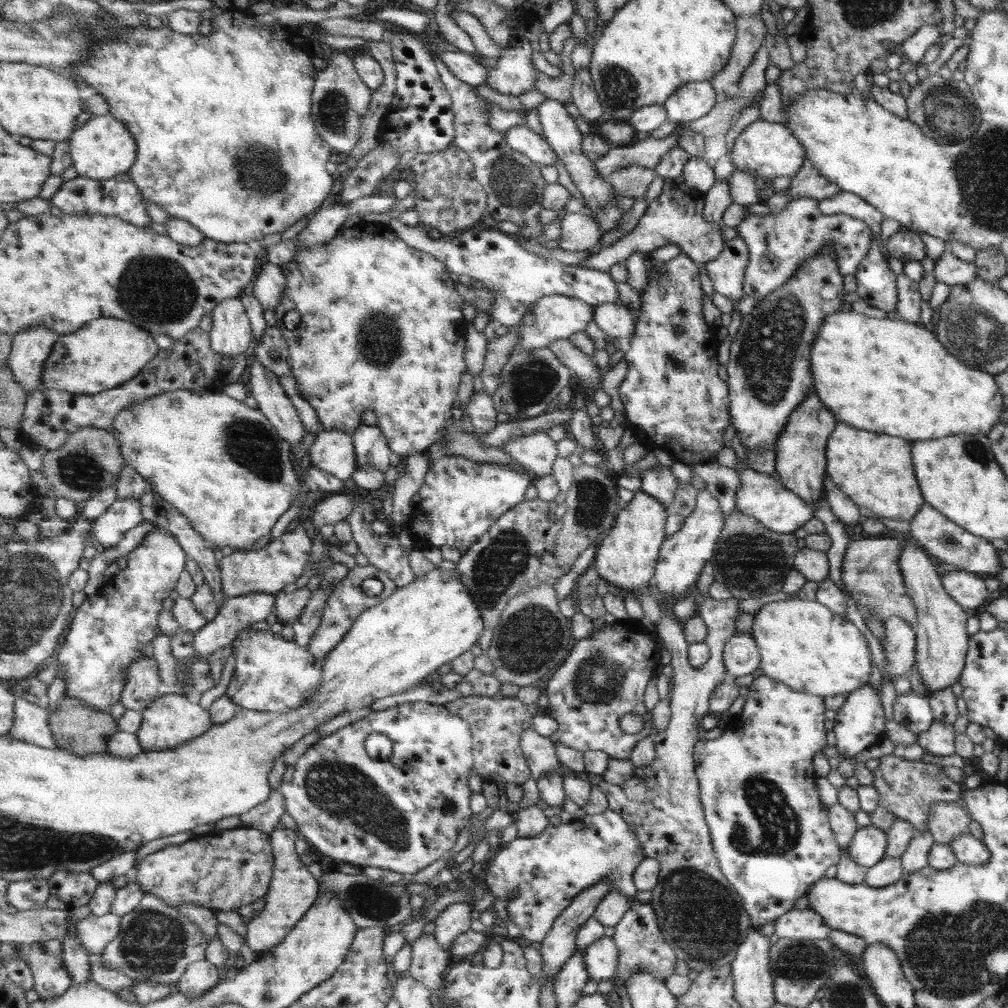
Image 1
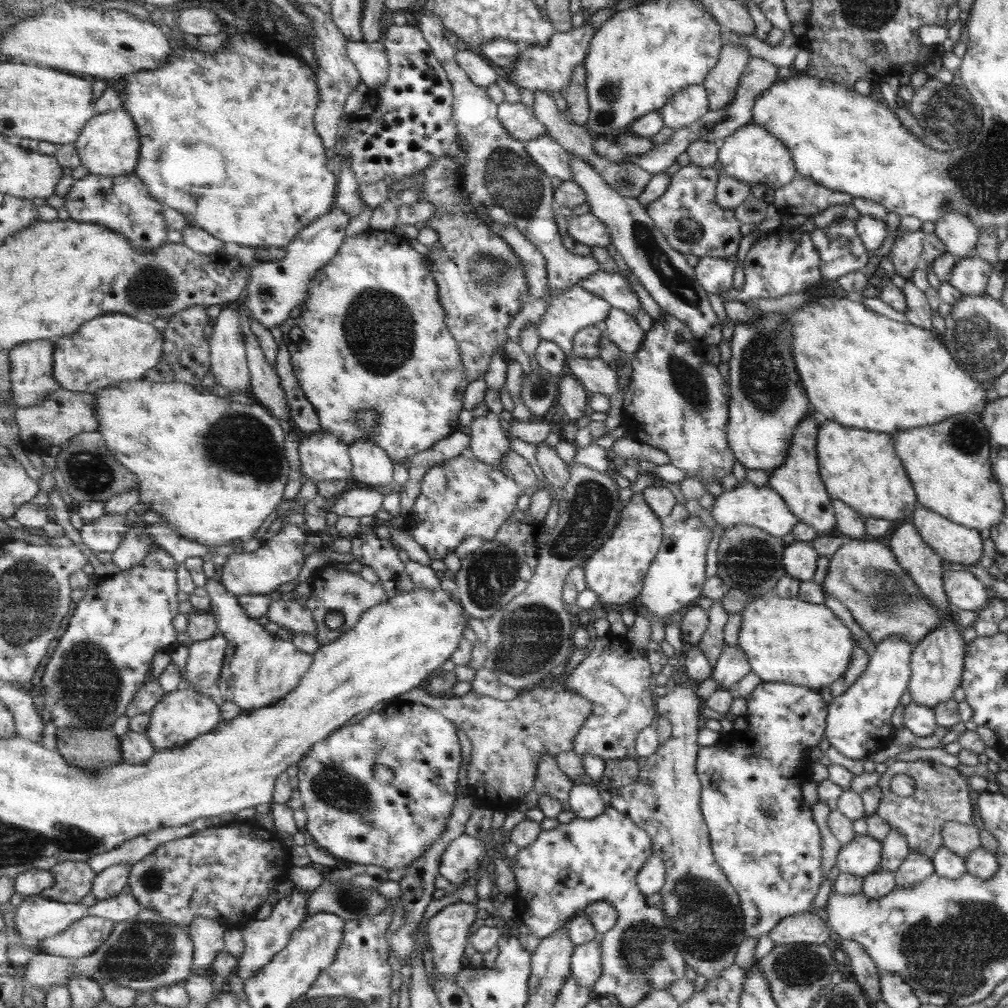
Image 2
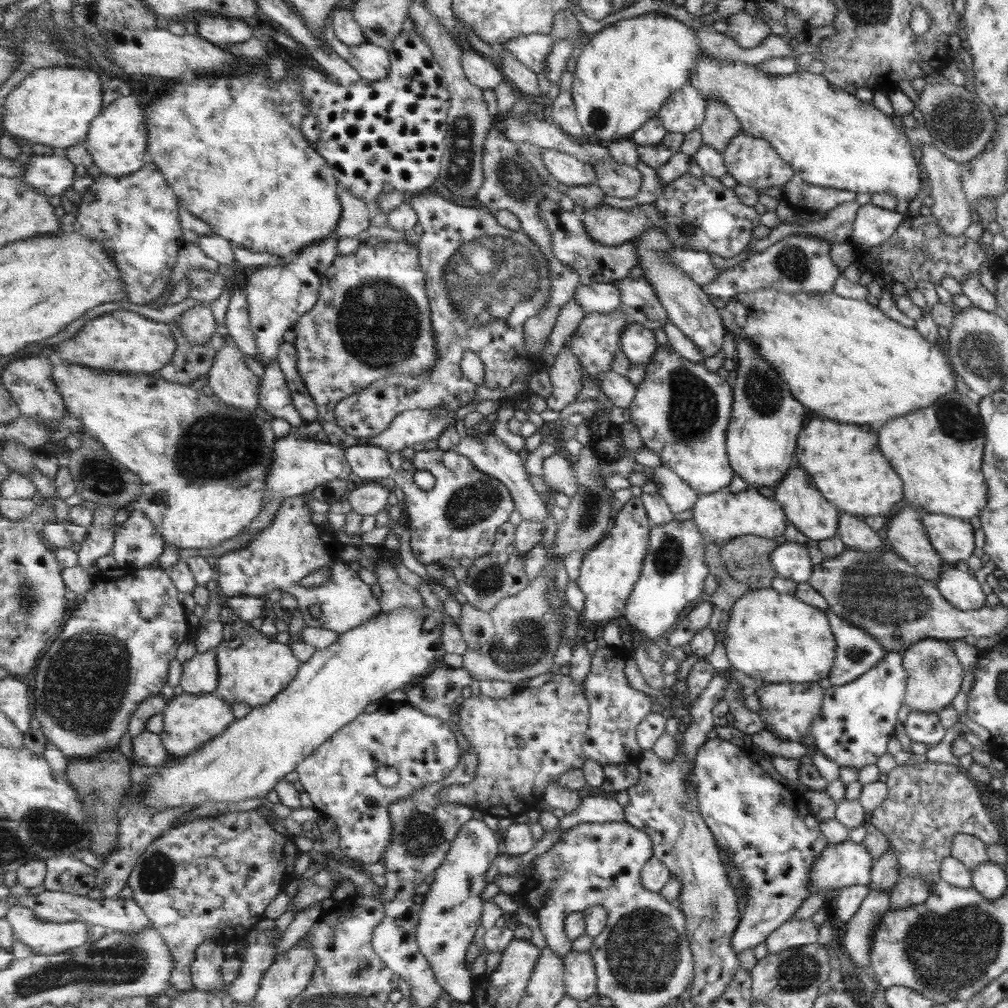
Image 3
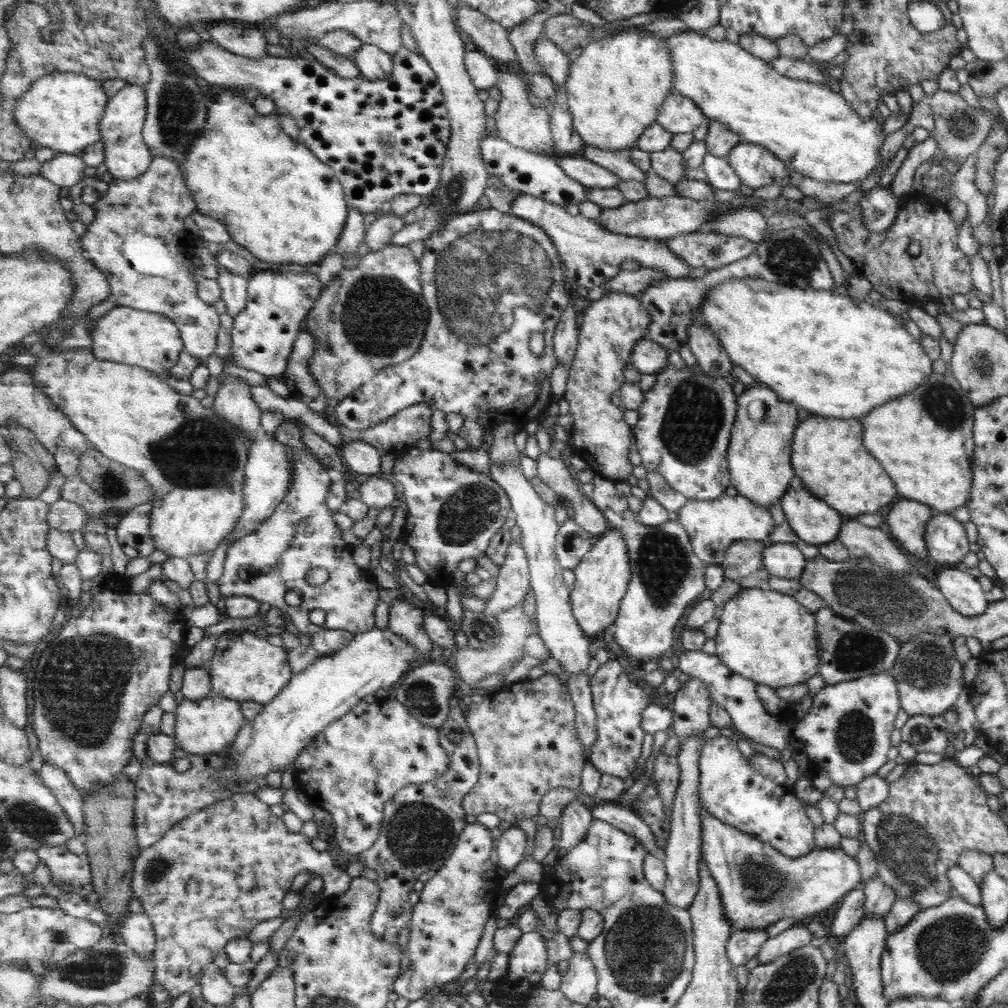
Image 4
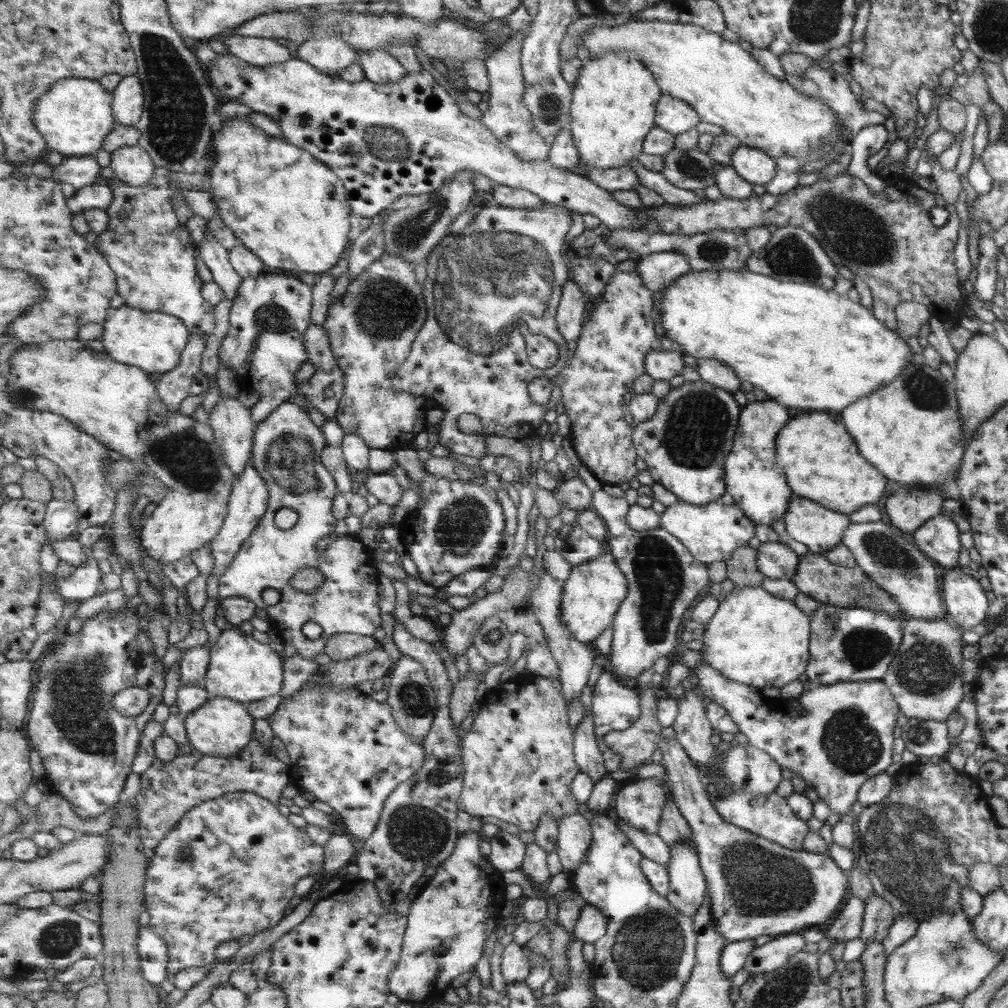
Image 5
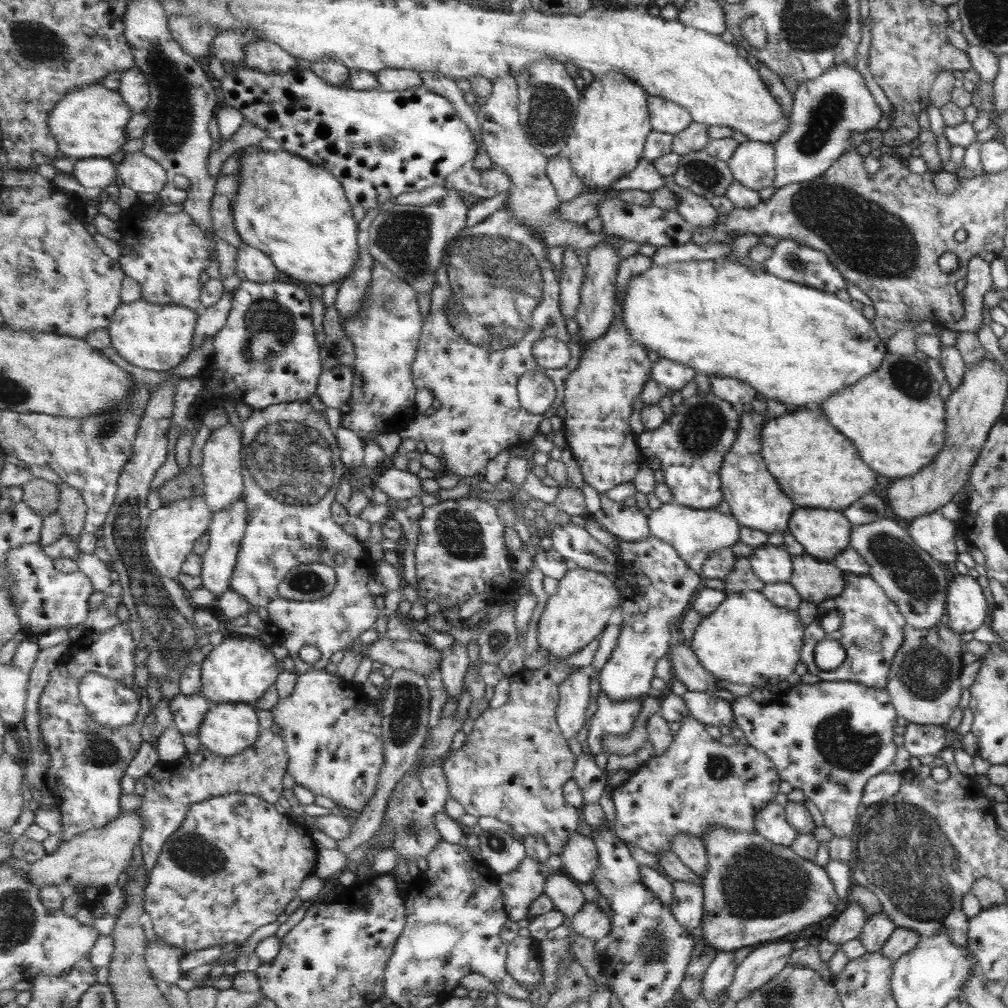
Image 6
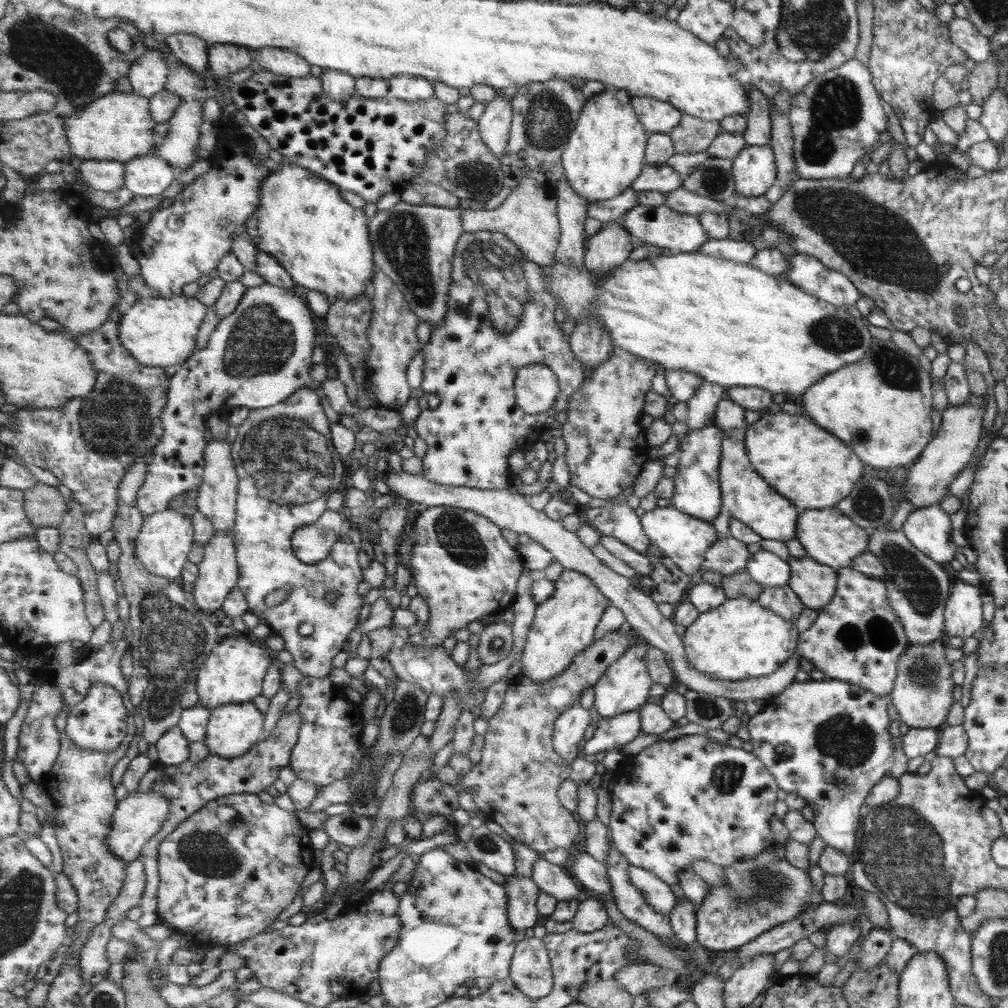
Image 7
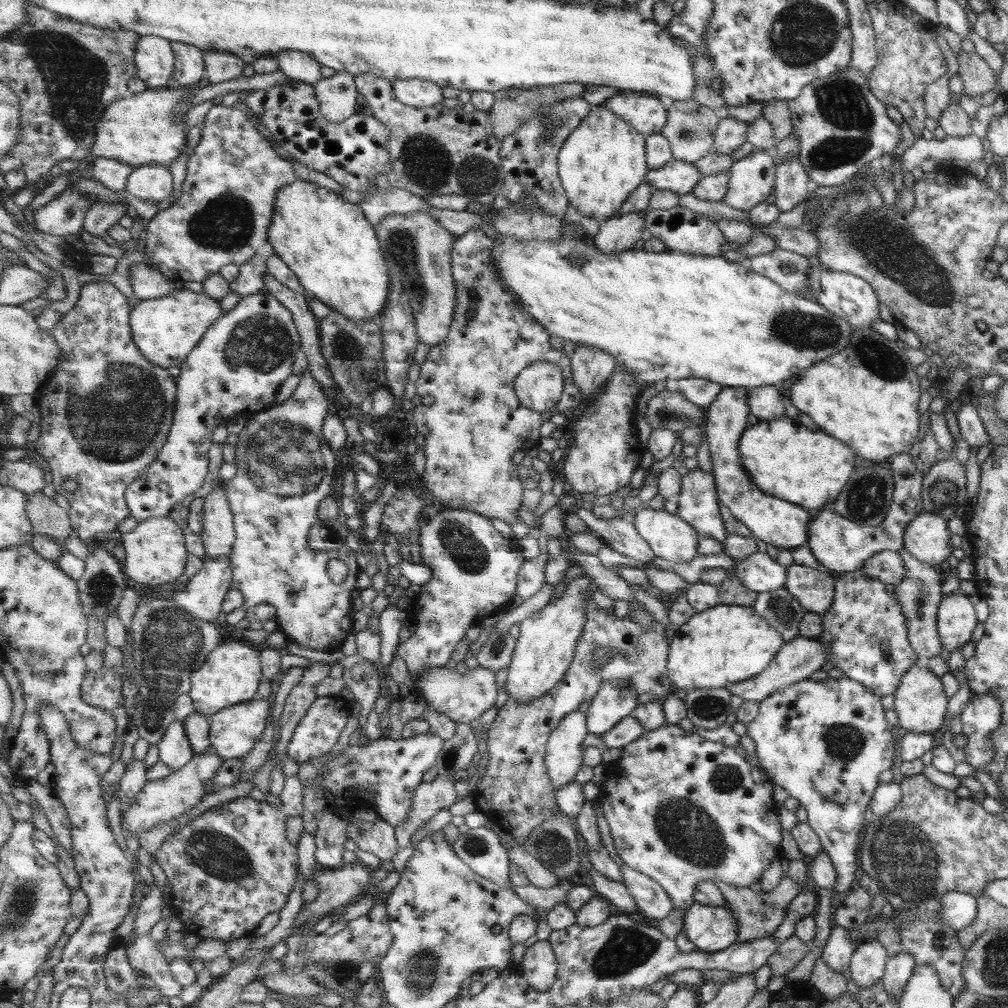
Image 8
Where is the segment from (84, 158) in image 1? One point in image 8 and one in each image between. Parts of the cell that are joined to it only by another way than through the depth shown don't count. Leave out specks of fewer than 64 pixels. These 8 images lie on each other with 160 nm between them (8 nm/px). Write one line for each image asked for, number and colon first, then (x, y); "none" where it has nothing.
2: (109, 145)
3: (118, 139)
4: (128, 156)
5: (133, 165)
6: (135, 170)
7: (146, 175)
8: (156, 59)

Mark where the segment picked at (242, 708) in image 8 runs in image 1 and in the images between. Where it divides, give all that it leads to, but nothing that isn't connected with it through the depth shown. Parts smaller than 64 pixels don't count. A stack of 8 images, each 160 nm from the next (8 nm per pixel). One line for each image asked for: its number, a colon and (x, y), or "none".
1: (170, 721)
2: (181, 716)
3: (191, 720)
4: (208, 726)
5: (221, 727)
6: (229, 728)
7: (233, 729)

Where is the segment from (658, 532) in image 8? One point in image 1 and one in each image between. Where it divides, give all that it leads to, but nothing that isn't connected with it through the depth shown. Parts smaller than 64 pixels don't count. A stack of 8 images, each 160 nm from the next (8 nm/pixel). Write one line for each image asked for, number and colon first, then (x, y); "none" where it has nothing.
1: (762, 497)
2: (761, 507)
3: (720, 515)
4: (713, 525)
5: (711, 532)
6: (695, 534)
7: (683, 538)

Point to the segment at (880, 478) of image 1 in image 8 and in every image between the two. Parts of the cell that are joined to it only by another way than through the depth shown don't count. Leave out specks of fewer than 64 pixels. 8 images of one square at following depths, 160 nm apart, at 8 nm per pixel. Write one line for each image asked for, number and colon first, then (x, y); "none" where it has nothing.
2: (858, 467)
3: (844, 463)
4: (826, 453)
5: (819, 460)
6: (815, 466)
7: (808, 466)
8: (787, 460)

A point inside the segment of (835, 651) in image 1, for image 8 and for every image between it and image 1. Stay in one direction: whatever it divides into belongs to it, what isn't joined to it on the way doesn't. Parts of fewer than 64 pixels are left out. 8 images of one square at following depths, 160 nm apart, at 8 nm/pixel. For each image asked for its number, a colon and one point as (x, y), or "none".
2: (786, 640)
3: (774, 638)
4: (767, 637)
5: (753, 638)
6: (748, 640)
7: (738, 639)
8: (723, 644)

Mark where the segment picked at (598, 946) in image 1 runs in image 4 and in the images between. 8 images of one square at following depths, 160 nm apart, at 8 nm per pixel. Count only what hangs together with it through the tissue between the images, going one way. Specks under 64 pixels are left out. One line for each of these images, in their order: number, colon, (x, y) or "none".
2: (587, 963)
3: (581, 978)
4: (580, 982)

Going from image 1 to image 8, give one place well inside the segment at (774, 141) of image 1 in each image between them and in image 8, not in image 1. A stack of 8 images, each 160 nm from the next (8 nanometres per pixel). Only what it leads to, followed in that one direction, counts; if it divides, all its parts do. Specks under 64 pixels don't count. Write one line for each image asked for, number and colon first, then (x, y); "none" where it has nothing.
2: (751, 155)
3: (750, 161)
4: (756, 167)
5: (754, 166)
6: (752, 164)
7: (753, 168)
8: (750, 180)

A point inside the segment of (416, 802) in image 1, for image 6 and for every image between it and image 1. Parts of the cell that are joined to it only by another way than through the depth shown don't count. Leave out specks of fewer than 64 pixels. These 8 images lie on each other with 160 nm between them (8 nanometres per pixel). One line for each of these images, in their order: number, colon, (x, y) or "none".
2: (350, 813)
3: (340, 777)
4: (358, 764)
5: (345, 748)
6: (334, 733)

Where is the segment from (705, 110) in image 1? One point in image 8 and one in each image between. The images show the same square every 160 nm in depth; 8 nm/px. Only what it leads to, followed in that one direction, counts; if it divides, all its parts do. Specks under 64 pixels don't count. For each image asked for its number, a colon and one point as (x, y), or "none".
2: (686, 107)
3: (684, 112)
4: (679, 115)
5: (673, 114)
6: (670, 117)
7: (657, 116)
8: (648, 114)

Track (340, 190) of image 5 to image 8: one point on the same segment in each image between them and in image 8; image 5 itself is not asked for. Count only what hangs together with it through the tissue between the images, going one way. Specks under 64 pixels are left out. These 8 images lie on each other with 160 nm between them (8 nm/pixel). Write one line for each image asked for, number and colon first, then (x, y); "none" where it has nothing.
6: (298, 213)
7: (303, 221)
8: (331, 245)

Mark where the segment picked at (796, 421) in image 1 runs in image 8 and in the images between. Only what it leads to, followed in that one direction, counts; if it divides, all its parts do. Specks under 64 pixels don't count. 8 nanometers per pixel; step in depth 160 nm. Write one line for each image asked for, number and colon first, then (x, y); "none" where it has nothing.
2: (796, 480)
3: (804, 508)
4: (812, 522)
5: (818, 529)
6: (823, 534)
7: (828, 537)
8: (839, 545)

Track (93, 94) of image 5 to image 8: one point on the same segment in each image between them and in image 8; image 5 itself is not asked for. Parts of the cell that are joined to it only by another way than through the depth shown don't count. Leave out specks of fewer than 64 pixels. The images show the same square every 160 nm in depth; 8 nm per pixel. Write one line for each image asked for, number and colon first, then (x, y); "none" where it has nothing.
6: (91, 121)
7: (119, 126)
8: (149, 128)

